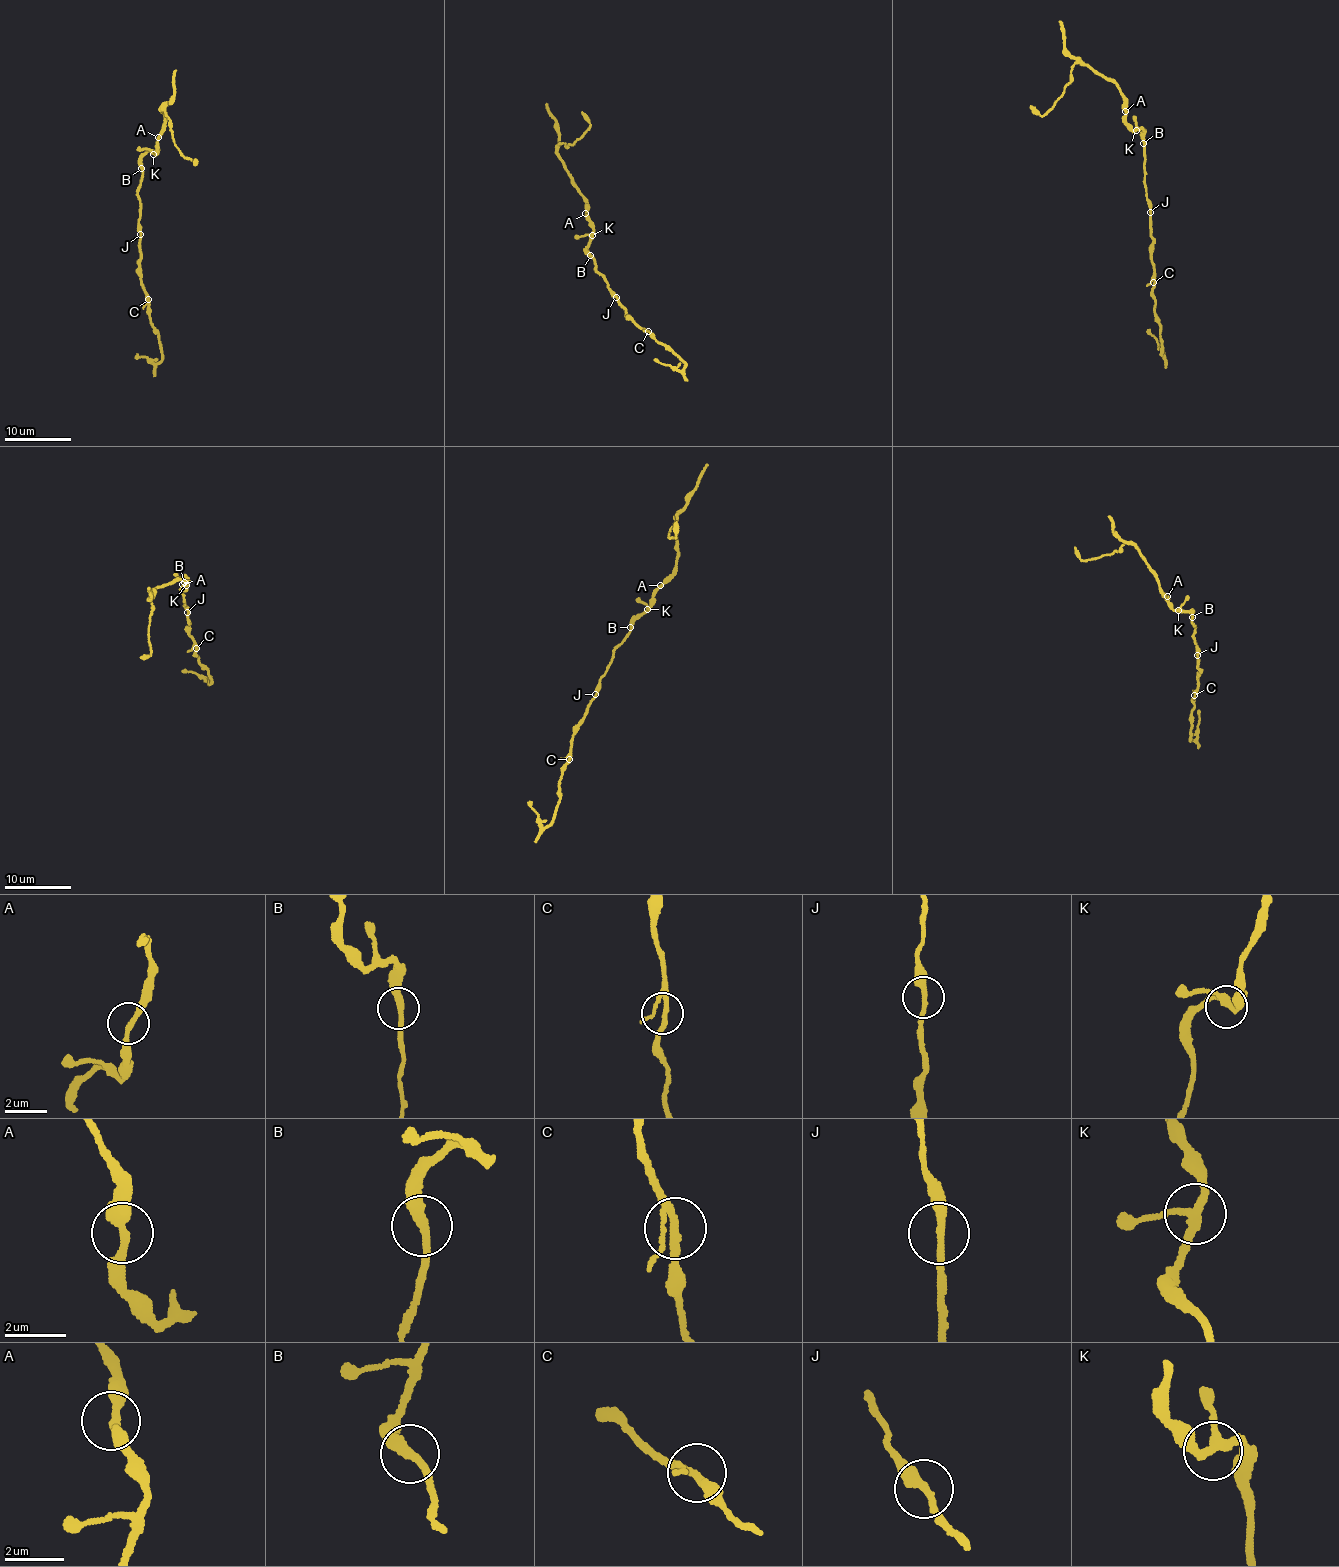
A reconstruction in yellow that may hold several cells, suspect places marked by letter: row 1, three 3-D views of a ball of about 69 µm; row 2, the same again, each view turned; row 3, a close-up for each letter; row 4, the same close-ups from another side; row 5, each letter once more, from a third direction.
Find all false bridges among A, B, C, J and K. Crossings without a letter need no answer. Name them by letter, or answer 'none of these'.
none of these

